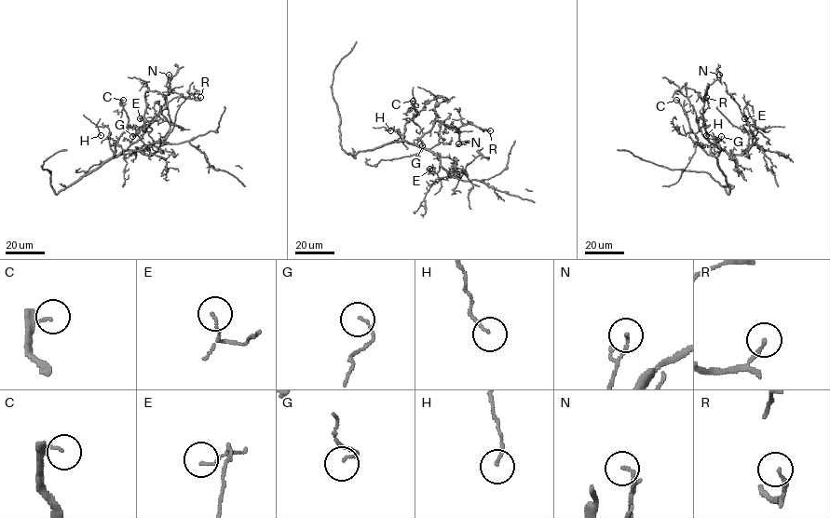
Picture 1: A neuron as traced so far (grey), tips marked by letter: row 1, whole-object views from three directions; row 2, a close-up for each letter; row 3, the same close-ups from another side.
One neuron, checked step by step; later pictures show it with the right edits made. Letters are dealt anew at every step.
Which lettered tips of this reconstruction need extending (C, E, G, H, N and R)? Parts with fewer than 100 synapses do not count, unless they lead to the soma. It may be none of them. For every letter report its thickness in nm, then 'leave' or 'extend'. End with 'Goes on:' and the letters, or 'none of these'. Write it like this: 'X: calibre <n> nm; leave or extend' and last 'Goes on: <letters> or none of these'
C: calibre 100 nm; extend
E: calibre 110 nm; leave
G: calibre 100 nm; leave
H: calibre 110 nm; leave
N: calibre 120 nm; leave
R: calibre 170 nm; leave
Goes on: C

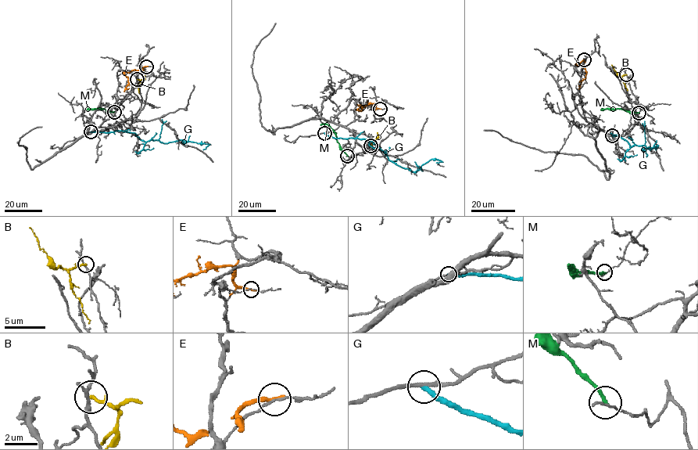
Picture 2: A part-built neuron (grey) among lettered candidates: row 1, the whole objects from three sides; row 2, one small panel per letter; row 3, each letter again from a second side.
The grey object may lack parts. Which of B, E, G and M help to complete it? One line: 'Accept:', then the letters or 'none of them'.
Accept: none of them

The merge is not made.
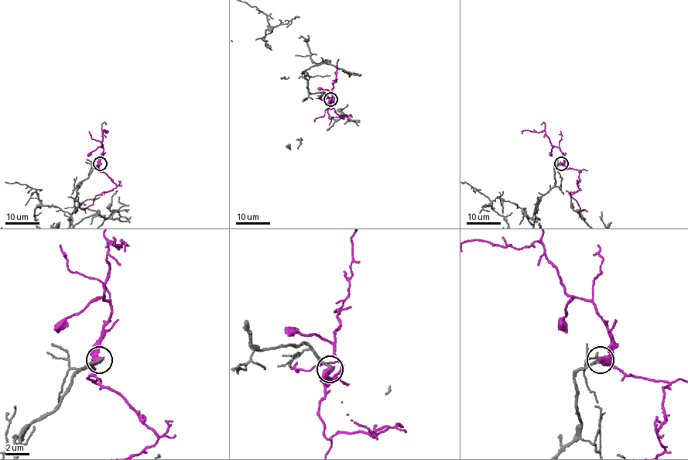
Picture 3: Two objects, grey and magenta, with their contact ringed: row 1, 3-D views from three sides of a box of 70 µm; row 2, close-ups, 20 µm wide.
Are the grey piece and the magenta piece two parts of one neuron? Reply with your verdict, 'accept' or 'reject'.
accept

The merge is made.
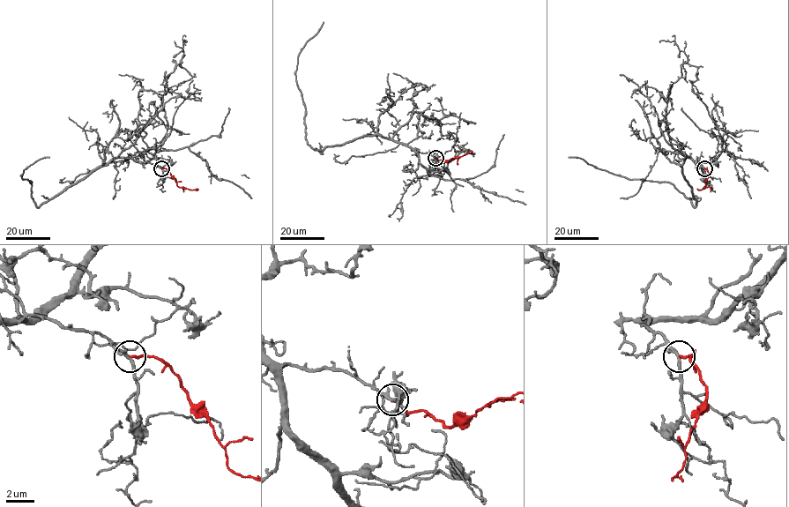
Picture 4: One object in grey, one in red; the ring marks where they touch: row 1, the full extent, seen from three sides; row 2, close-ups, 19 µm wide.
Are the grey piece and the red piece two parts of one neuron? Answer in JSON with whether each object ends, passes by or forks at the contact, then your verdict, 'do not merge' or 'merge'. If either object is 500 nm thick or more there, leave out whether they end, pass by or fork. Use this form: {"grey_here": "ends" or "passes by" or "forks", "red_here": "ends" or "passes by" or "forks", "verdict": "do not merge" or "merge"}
{"grey_here": "passes by", "red_here": "ends", "verdict": "merge"}

